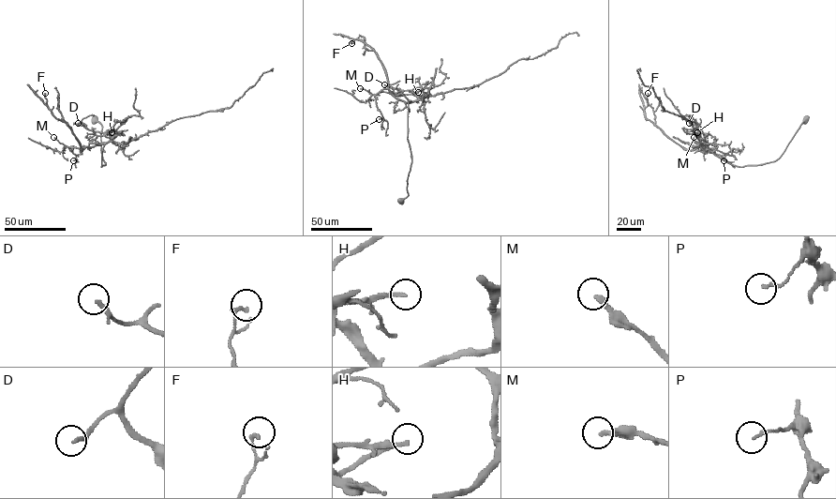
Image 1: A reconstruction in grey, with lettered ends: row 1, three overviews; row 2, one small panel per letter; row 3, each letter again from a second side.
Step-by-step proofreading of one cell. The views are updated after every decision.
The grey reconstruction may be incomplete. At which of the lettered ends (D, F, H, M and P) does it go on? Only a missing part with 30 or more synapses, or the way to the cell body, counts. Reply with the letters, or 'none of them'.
D, M

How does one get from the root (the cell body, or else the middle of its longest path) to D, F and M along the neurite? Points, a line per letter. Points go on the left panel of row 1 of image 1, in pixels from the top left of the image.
D: (95, 119), (102, 126), (100, 150), (106, 164), (101, 167), (104, 144), (90, 143), (97, 135), (78, 123)
F: (95, 119), (102, 126), (106, 164), (101, 167), (104, 143), (82, 149), (72, 129), (49, 108), (45, 93)
M: (95, 119), (102, 126), (100, 150), (106, 164), (101, 167), (104, 143), (79, 149), (67, 146), (53, 137)

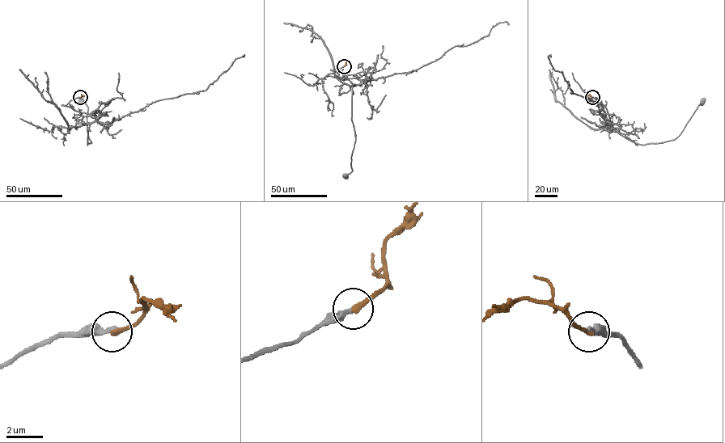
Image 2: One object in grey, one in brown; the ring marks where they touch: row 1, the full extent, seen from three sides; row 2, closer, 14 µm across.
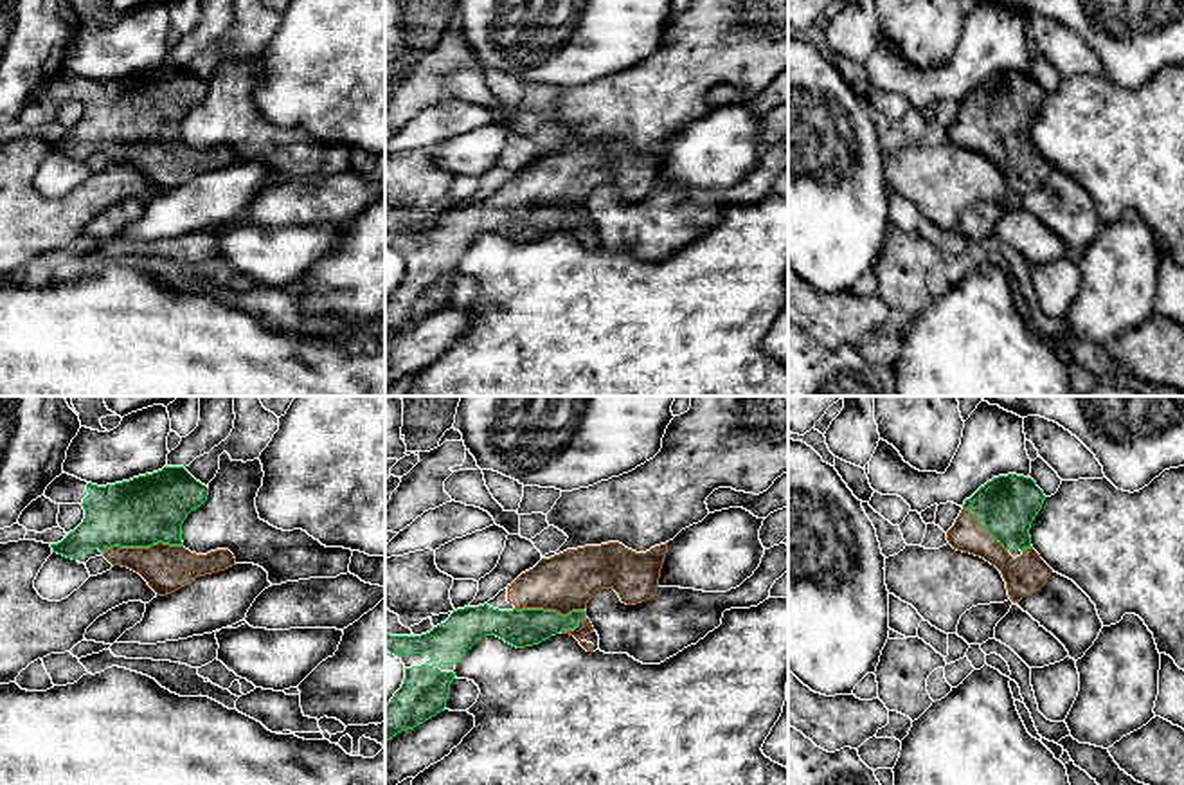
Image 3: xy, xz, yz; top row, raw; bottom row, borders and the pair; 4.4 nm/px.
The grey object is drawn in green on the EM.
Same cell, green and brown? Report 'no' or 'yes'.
yes

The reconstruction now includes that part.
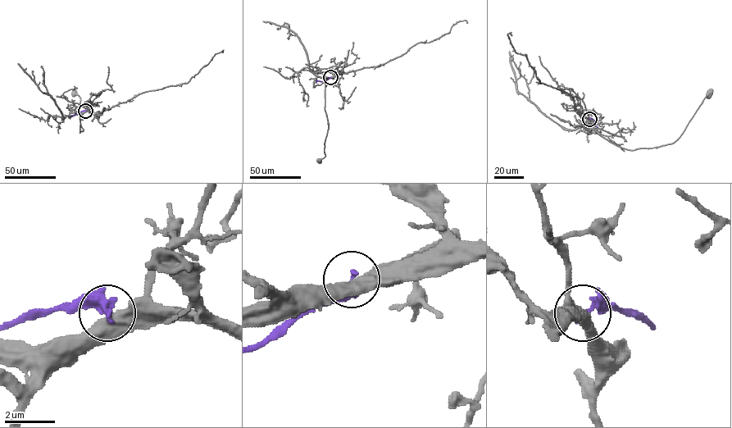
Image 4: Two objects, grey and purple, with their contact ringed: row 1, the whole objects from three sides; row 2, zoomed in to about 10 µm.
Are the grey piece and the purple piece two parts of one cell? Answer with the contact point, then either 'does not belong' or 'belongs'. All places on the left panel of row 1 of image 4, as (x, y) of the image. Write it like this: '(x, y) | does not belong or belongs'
(85, 111) | does not belong

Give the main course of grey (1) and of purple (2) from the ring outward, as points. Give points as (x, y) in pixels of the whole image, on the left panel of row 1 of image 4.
1: (85, 111), (80, 118), (79, 132), (84, 130), (79, 117), (80, 97), (74, 93)
2: (85, 111), (71, 116)

